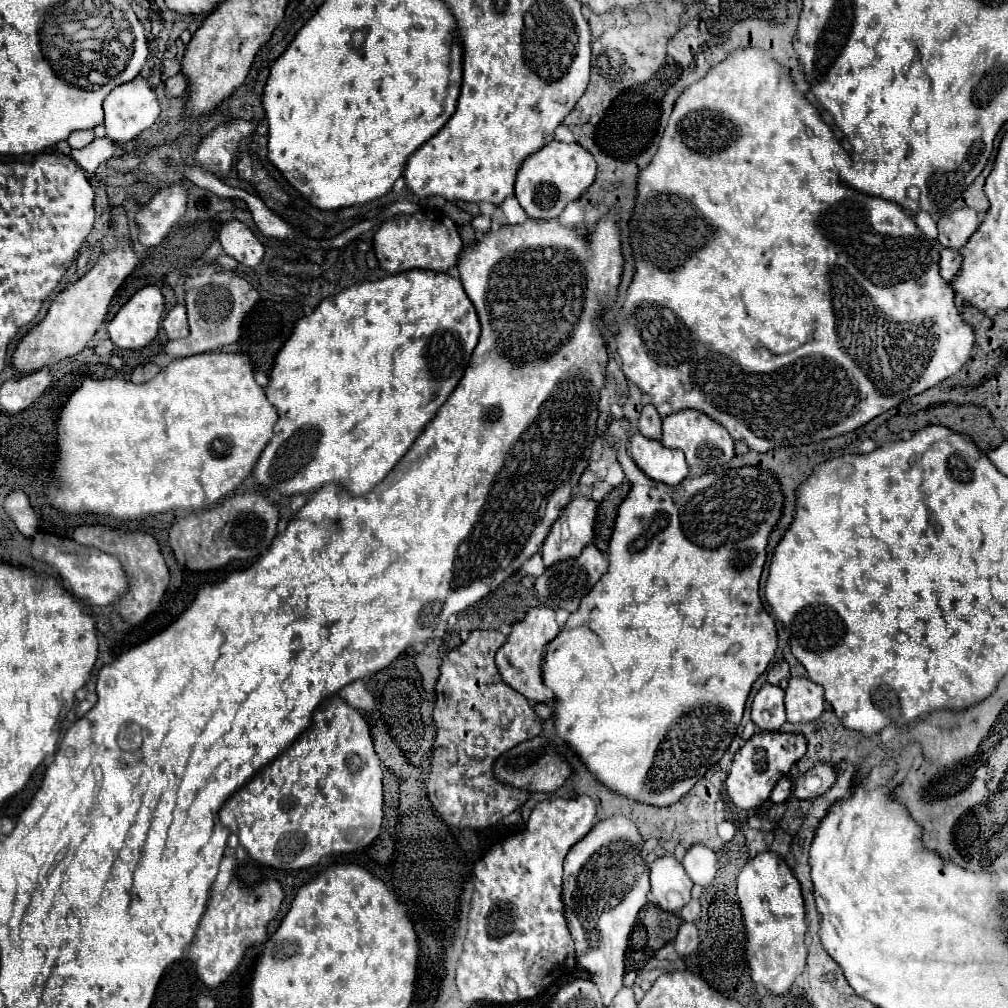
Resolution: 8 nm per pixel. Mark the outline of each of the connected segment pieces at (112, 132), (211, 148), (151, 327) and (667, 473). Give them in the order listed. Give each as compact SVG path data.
M135 77L129 83L123 83L115 87L103 101L103 111L105 111L105 129L107 137L115 143L127 143L135 139L141 131L149 129L157 117L159 117L159 103L155 97L155 91L151 89L149 81L143 77Z
M235 119L227 125L219 125L199 145L199 151L195 155L199 167L203 167L209 173L225 177L237 159L239 141L245 135L251 135L255 129L255 122L239 121L239 119Z
M147 285L139 289L121 309L119 313L107 323L107 331L111 335L111 341L119 349L143 349L147 347L159 331L159 321L165 313L165 299L161 295L161 289L157 285Z
M635 433L631 437L629 451L635 465L653 481L675 487L687 477L687 463L683 451L667 449L659 441L647 439L641 433Z

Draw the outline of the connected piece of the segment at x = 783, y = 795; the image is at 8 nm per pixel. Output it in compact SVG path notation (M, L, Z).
M783 777L783 779L775 785L775 789L773 789L773 793L771 793L771 801L773 801L773 803L785 803L787 797L789 797L789 793L791 793L791 779L789 779L789 777Z

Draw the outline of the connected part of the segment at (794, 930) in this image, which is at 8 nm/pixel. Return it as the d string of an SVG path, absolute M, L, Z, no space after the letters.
M765 851L747 861L737 875L737 897L745 925L745 953L751 967L751 977L771 993L785 995L803 973L807 957L807 923L801 885L781 855L775 851Z

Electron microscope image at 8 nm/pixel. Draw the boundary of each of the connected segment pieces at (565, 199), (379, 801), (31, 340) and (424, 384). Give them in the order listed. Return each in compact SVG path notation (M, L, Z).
M551 141L543 149L529 155L519 167L515 179L515 197L527 217L531 219L555 219L563 213L569 201L575 201L595 179L595 159L577 143Z
M329 697L325 699L317 711L311 717L311 725L297 737L295 743L291 743L287 747L287 751L281 751L271 763L267 763L263 769L259 769L249 783L245 783L241 789L237 789L219 809L219 819L221 823L231 829L231 833L235 833L239 837L239 843L247 849L247 853L251 855L251 859L255 859L257 863L265 865L265 867L275 867L275 869L305 869L311 865L317 865L321 857L329 855L329 853L343 853L343 851L357 851L363 849L367 845L371 845L371 841L379 835L383 823L383 772L379 757L375 755L373 749L373 741L371 741L371 729L367 725L367 721L361 717L361 713L353 707L349 707L343 699L339 697Z
M117 243L117 247L111 253L103 253L99 257L97 265L91 271L87 271L79 281L61 291L51 303L45 319L19 341L11 359L13 367L17 369L17 375L23 377L27 373L35 373L43 367L59 363L61 359L81 353L103 323L115 291L125 281L125 277L139 265L139 261L141 255L137 255L131 245Z
M421 269L403 271L397 275L387 275L377 281L365 281L365 283L351 285L351 287L343 289L339 295L323 299L317 305L317 309L313 311L313 315L301 317L295 323L291 337L287 339L287 343L275 357L271 381L267 385L267 399L275 405L275 409L279 413L279 421L275 423L275 429L273 429L275 435L269 441L269 445L265 447L265 451L261 453L253 475L257 477L257 481L261 485L265 485L269 489L277 489L283 495L311 493L311 491L317 491L325 483L347 485L347 489L351 489L351 493L355 493L355 495L367 493L369 489L373 489L387 477L387 473L409 451L409 447L413 445L417 435L423 431L423 427L435 417L437 409L453 393L453 389L457 387L457 383L463 377L469 357L477 345L479 333L481 333L481 325L477 319L477 311L475 311L473 303L469 301L467 293L463 291L461 281L449 273L435 273L435 271L421 271Z

